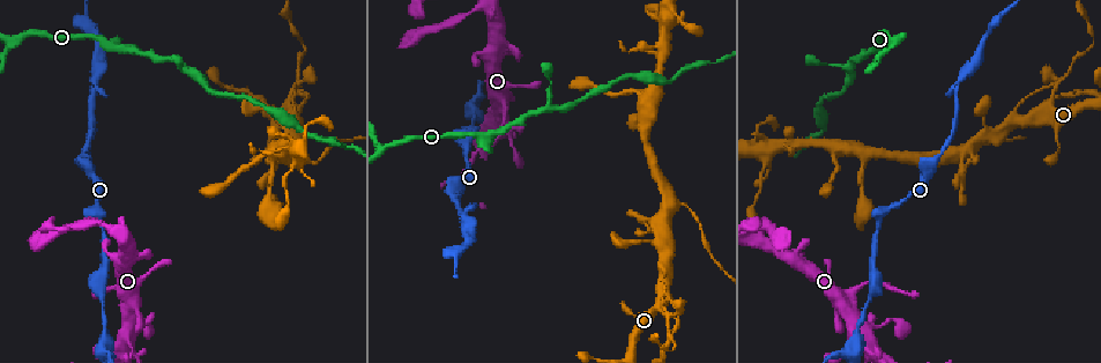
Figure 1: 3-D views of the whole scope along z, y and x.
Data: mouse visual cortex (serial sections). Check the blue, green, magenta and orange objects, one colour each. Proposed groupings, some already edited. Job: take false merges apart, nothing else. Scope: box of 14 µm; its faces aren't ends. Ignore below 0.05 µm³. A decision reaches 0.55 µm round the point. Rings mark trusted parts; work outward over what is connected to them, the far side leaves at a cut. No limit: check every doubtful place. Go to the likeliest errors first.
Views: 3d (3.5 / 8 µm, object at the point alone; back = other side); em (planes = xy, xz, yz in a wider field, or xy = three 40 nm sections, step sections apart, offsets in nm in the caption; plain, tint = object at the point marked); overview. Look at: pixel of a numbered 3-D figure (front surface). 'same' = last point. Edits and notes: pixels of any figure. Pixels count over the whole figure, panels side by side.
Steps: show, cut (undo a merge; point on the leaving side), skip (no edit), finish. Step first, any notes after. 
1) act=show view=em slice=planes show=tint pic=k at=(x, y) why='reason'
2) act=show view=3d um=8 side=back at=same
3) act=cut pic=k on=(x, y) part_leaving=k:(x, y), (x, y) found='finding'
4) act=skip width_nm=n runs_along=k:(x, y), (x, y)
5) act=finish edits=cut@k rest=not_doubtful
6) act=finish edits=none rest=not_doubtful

act=show view=3d um=8 pic=1 at=(302, 102) why='small branch off a trunk'

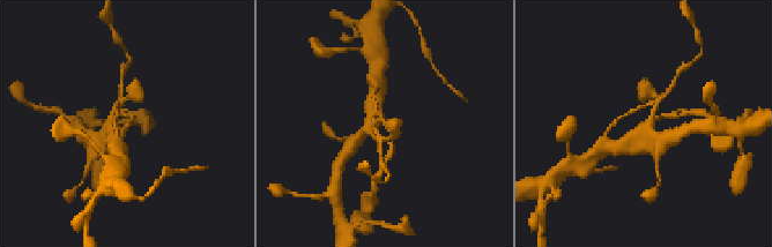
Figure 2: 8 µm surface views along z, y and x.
act=show view=3d um=3.5 pic=2 at=(383, 122) why='closer look'

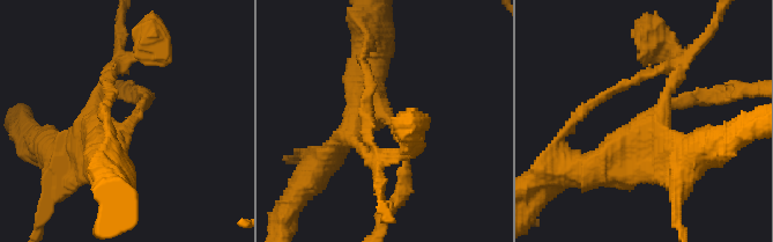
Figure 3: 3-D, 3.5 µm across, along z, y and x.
act=show view=em slice=xy step=5 show=tint pic=3 at=(129, 121) arms=3 arm_widths_nm=150,300,450

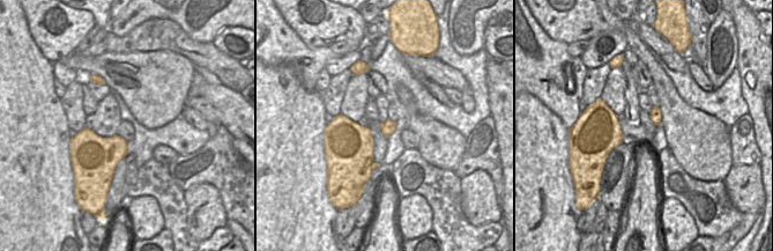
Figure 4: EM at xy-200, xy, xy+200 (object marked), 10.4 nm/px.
act=skip runs_along=3:(77, 146), (138, 117), (145, 95) found='all the same cell'

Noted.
act=show view=3d um=8 pic=1 at=(506, 112) why='calibre changes'

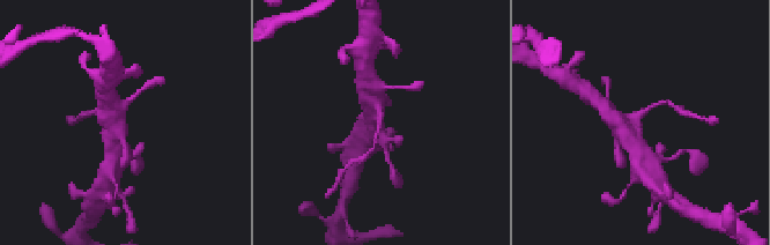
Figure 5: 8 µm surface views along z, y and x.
act=show view=em slice=xy step=3 show=tint pic=5 at=(639, 117) arm_widths_nm=150,600 why='now the EM'

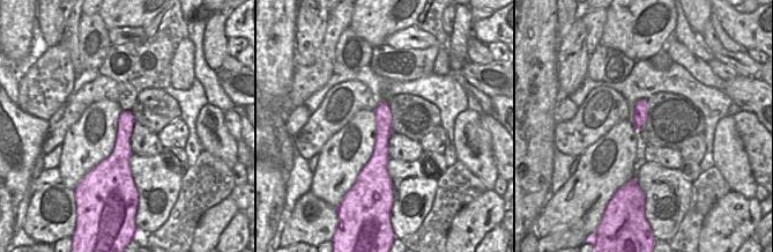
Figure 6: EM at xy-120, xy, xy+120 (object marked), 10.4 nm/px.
act=skip runs_along=6:(384, 105), (378, 176) found='continuous, no second cell'

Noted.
act=show view=3d um=3.5 pic=1 at=(308, 162)

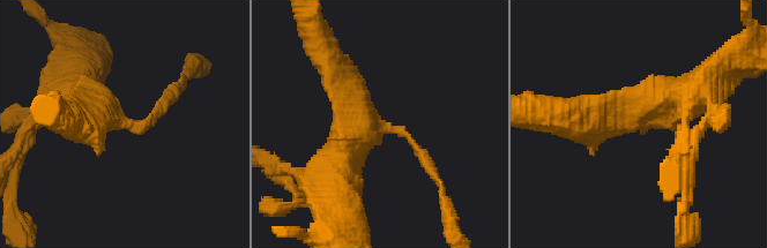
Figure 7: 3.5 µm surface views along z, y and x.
act=show view=em slice=xy step=1 show=tint pic=7 at=(111, 115) arms=3 arm_widths_nm=150,400,600

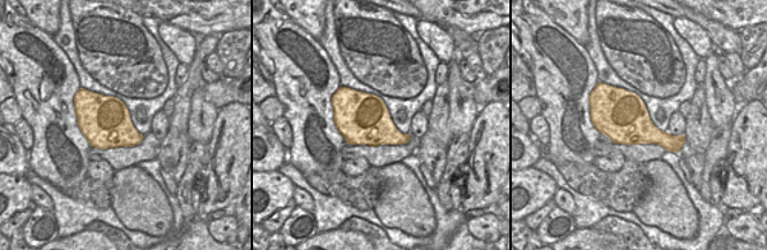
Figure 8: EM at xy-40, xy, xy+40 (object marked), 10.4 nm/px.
act=skip width_nm=550 runs_along=7:(706, 84), (685, 99), (579, 120) found='all the same cell'

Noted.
act=finish edits=none rest=not_doubtful

